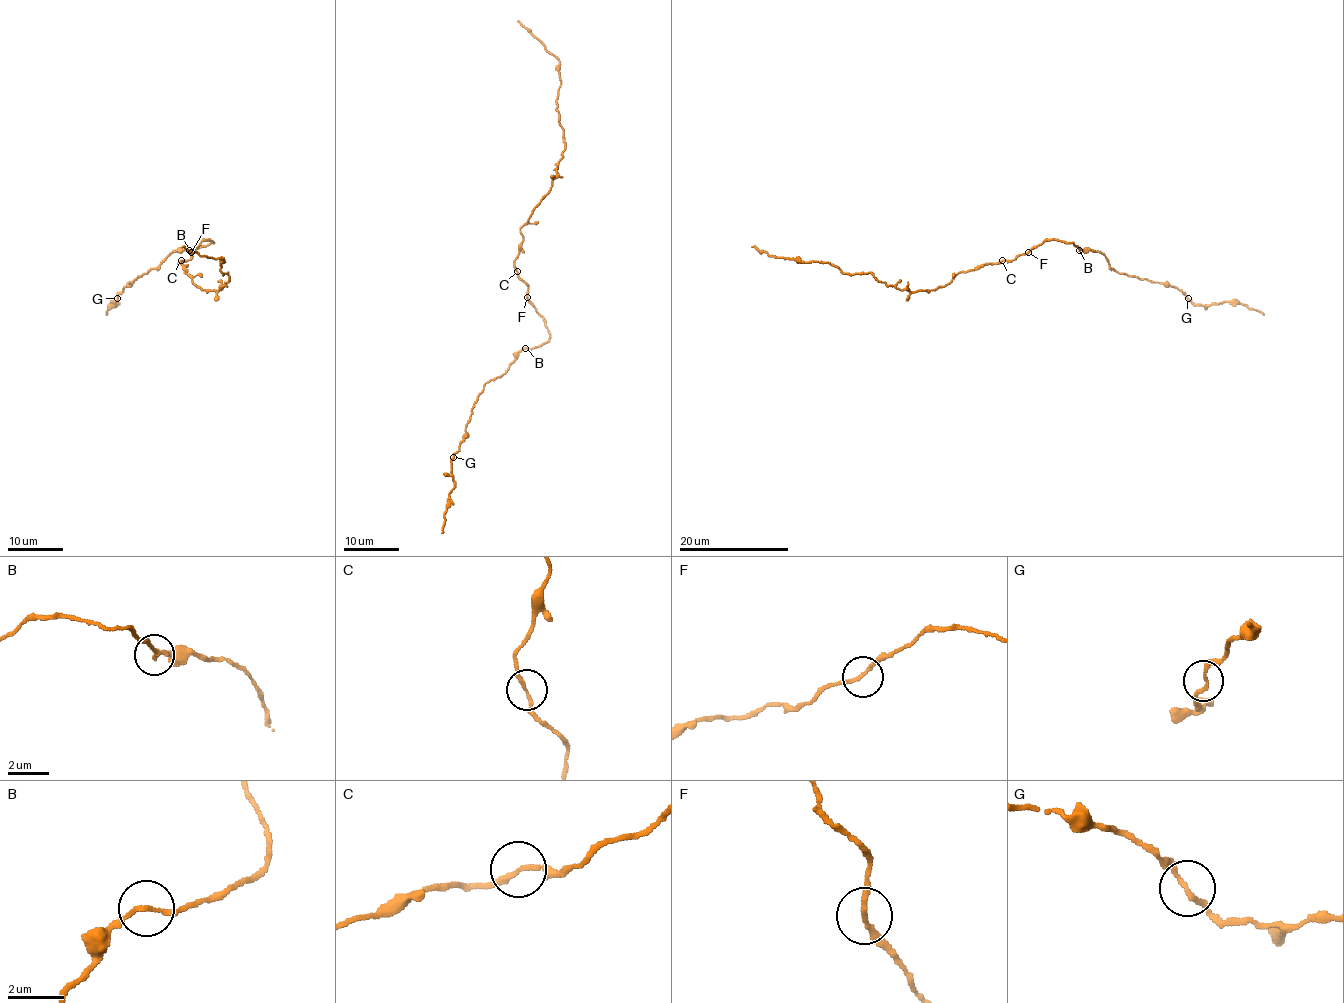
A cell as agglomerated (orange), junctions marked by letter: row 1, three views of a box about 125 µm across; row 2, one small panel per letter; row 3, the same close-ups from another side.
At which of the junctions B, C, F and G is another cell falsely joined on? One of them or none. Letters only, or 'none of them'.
none of them

